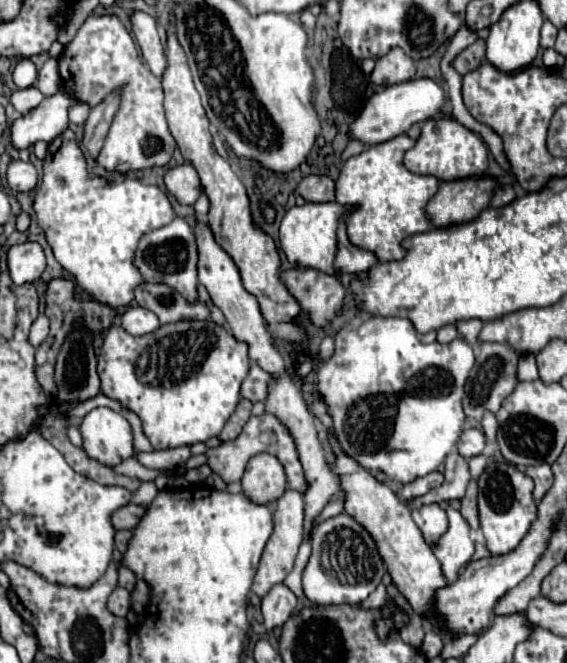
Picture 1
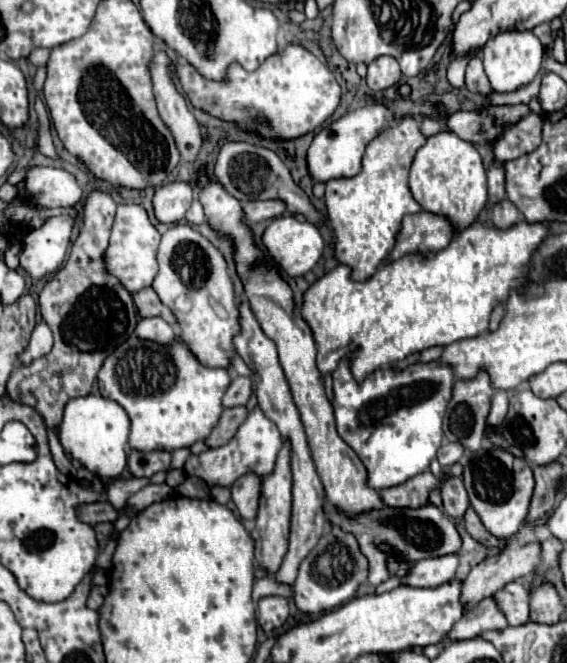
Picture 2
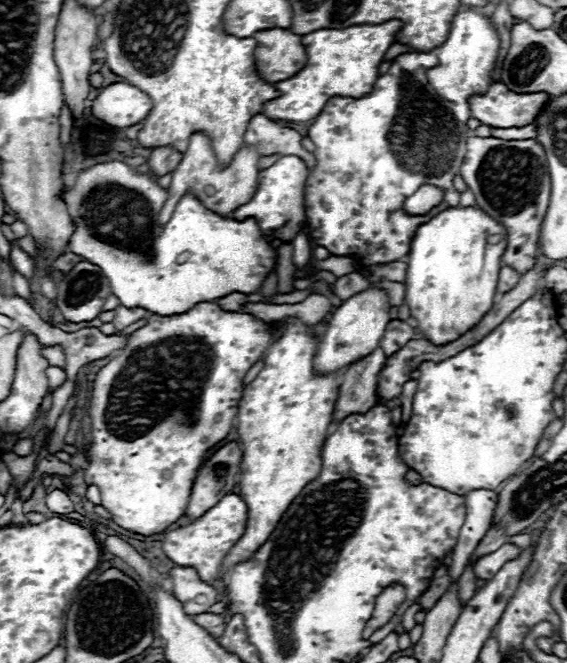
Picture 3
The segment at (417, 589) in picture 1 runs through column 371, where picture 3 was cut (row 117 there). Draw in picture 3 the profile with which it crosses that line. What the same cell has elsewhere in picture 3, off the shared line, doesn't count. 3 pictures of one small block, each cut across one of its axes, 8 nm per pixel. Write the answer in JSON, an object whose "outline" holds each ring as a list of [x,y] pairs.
{"outline":[[[492,82],[488,92],[468,98],[472,118],[492,128],[520,128],[530,124],[542,110],[548,94],[518,94],[506,88],[502,82]]]}

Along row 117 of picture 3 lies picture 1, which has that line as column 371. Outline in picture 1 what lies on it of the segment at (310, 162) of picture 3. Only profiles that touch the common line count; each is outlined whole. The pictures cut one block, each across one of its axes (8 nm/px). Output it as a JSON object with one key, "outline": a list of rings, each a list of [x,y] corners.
{"outline":[[[338,224],[338,252],[336,252],[336,262],[334,266],[342,272],[350,274],[362,274],[370,266],[374,266],[378,260],[372,252],[354,248],[346,236],[346,226]]]}

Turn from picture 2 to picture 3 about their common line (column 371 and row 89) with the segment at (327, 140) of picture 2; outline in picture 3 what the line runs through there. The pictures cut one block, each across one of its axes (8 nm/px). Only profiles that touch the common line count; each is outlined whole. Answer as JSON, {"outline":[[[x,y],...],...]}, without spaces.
{"outline":[[[128,82],[106,86],[92,102],[92,114],[116,128],[128,128],[142,122],[150,110],[152,98]]]}

